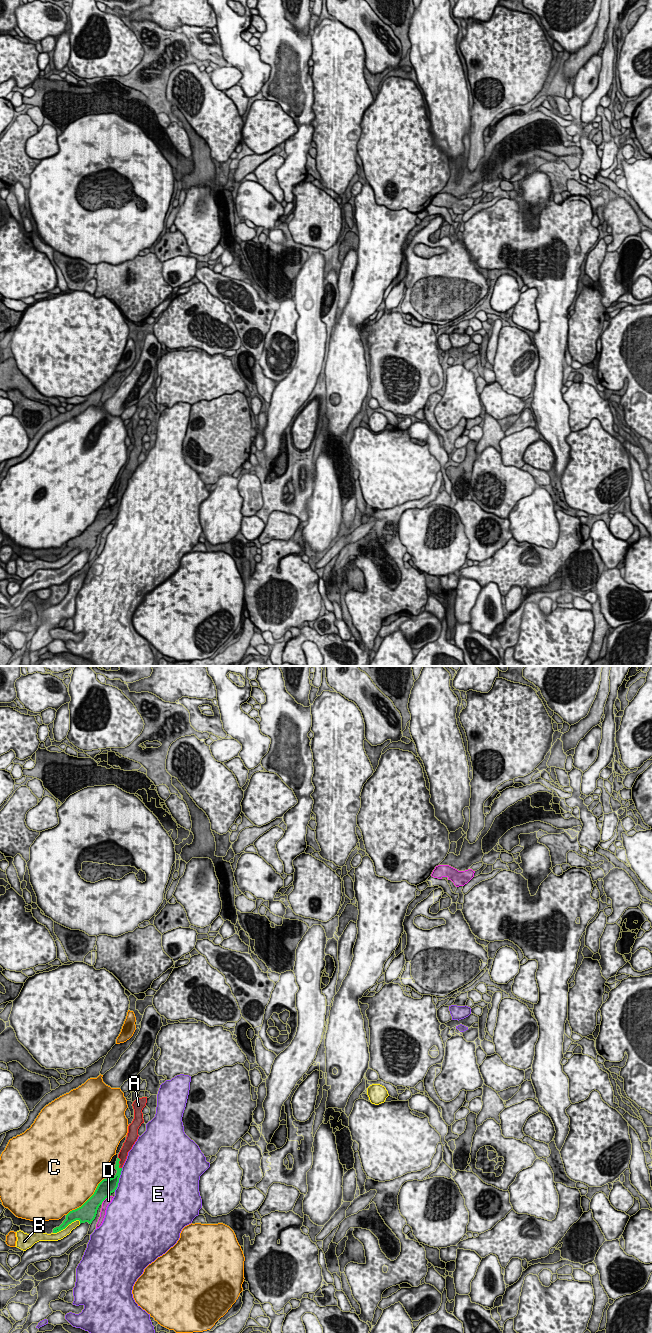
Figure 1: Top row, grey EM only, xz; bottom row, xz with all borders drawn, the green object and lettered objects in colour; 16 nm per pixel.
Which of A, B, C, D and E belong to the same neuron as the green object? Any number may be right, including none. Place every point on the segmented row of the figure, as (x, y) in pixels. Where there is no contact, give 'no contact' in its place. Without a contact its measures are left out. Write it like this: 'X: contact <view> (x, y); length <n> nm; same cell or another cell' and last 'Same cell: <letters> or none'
A: contact xz (118, 1163); length 200 nm; same cell
B: contact xz (66, 1226); length 480 nm; another cell
C: contact xz (88, 1199); length 850 nm; another cell
D: contact xz (105, 1198); length 160 nm; another cell
E: contact xz (118, 1180); length 400 nm; another cell
Same cell: A

